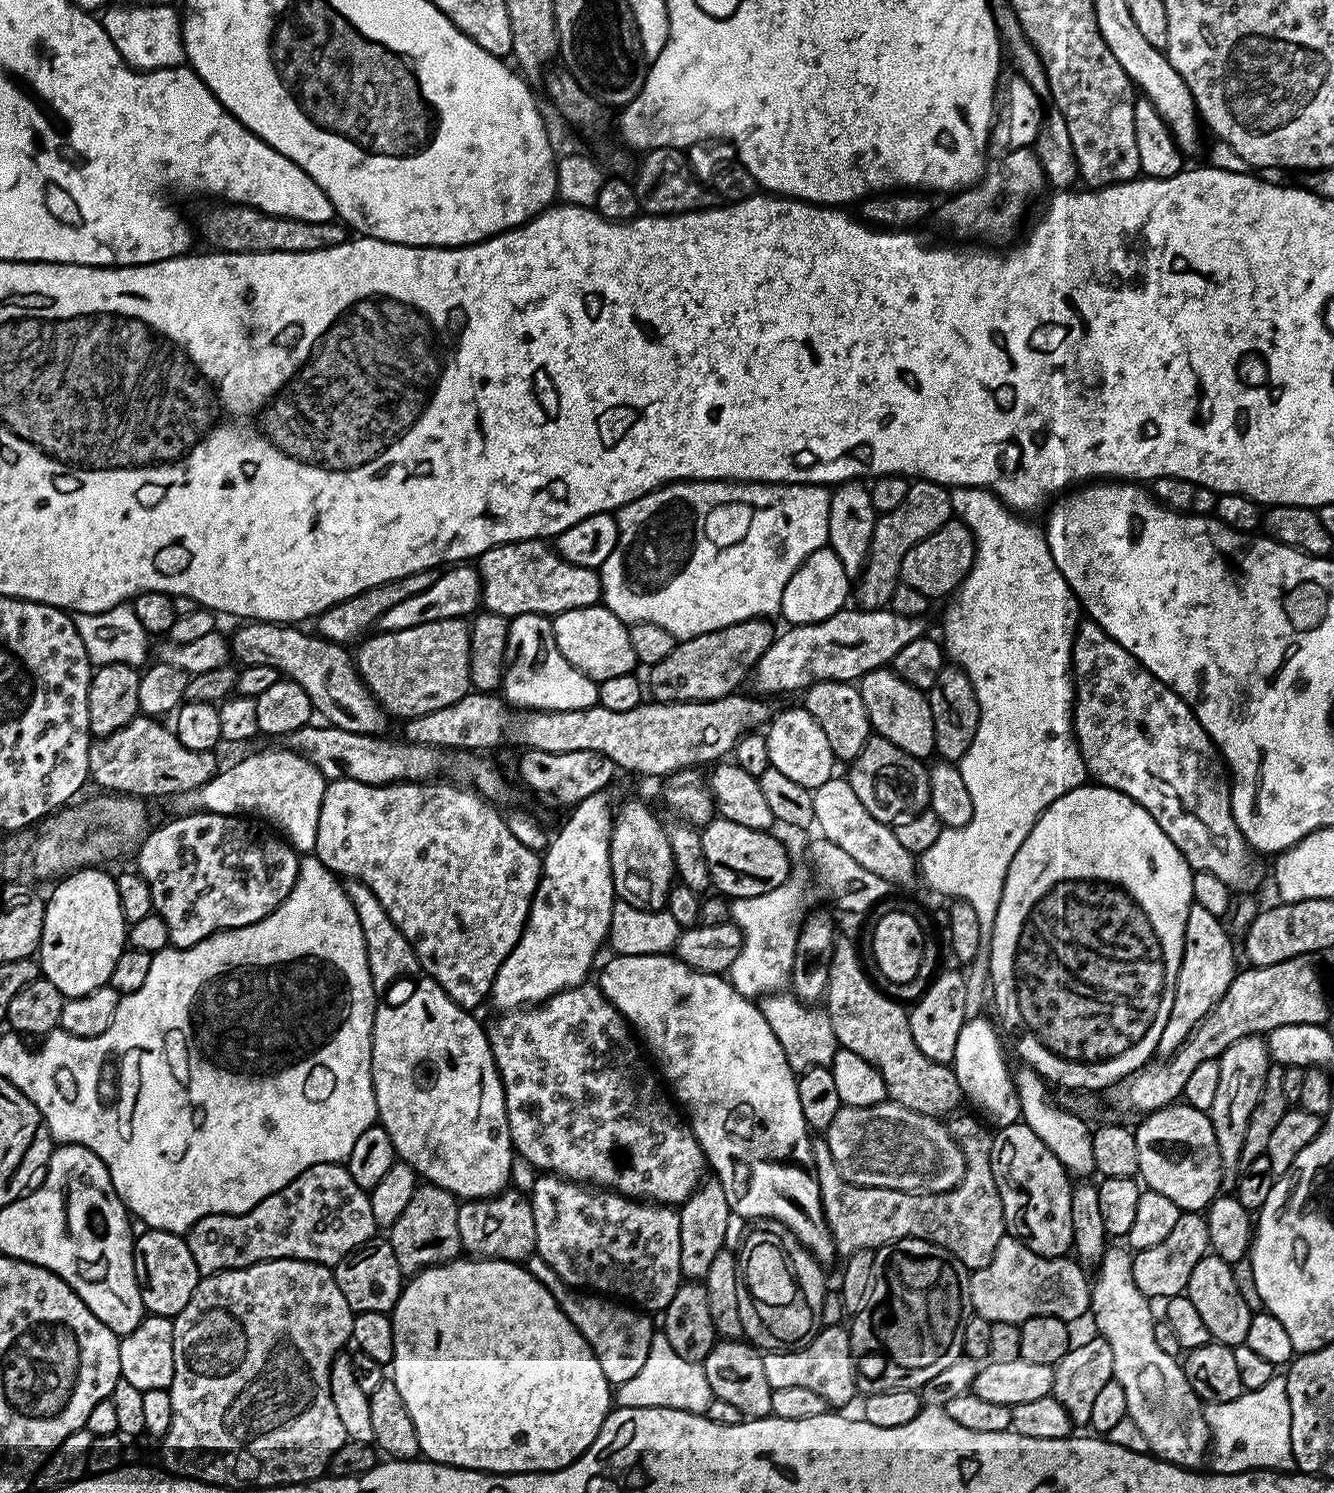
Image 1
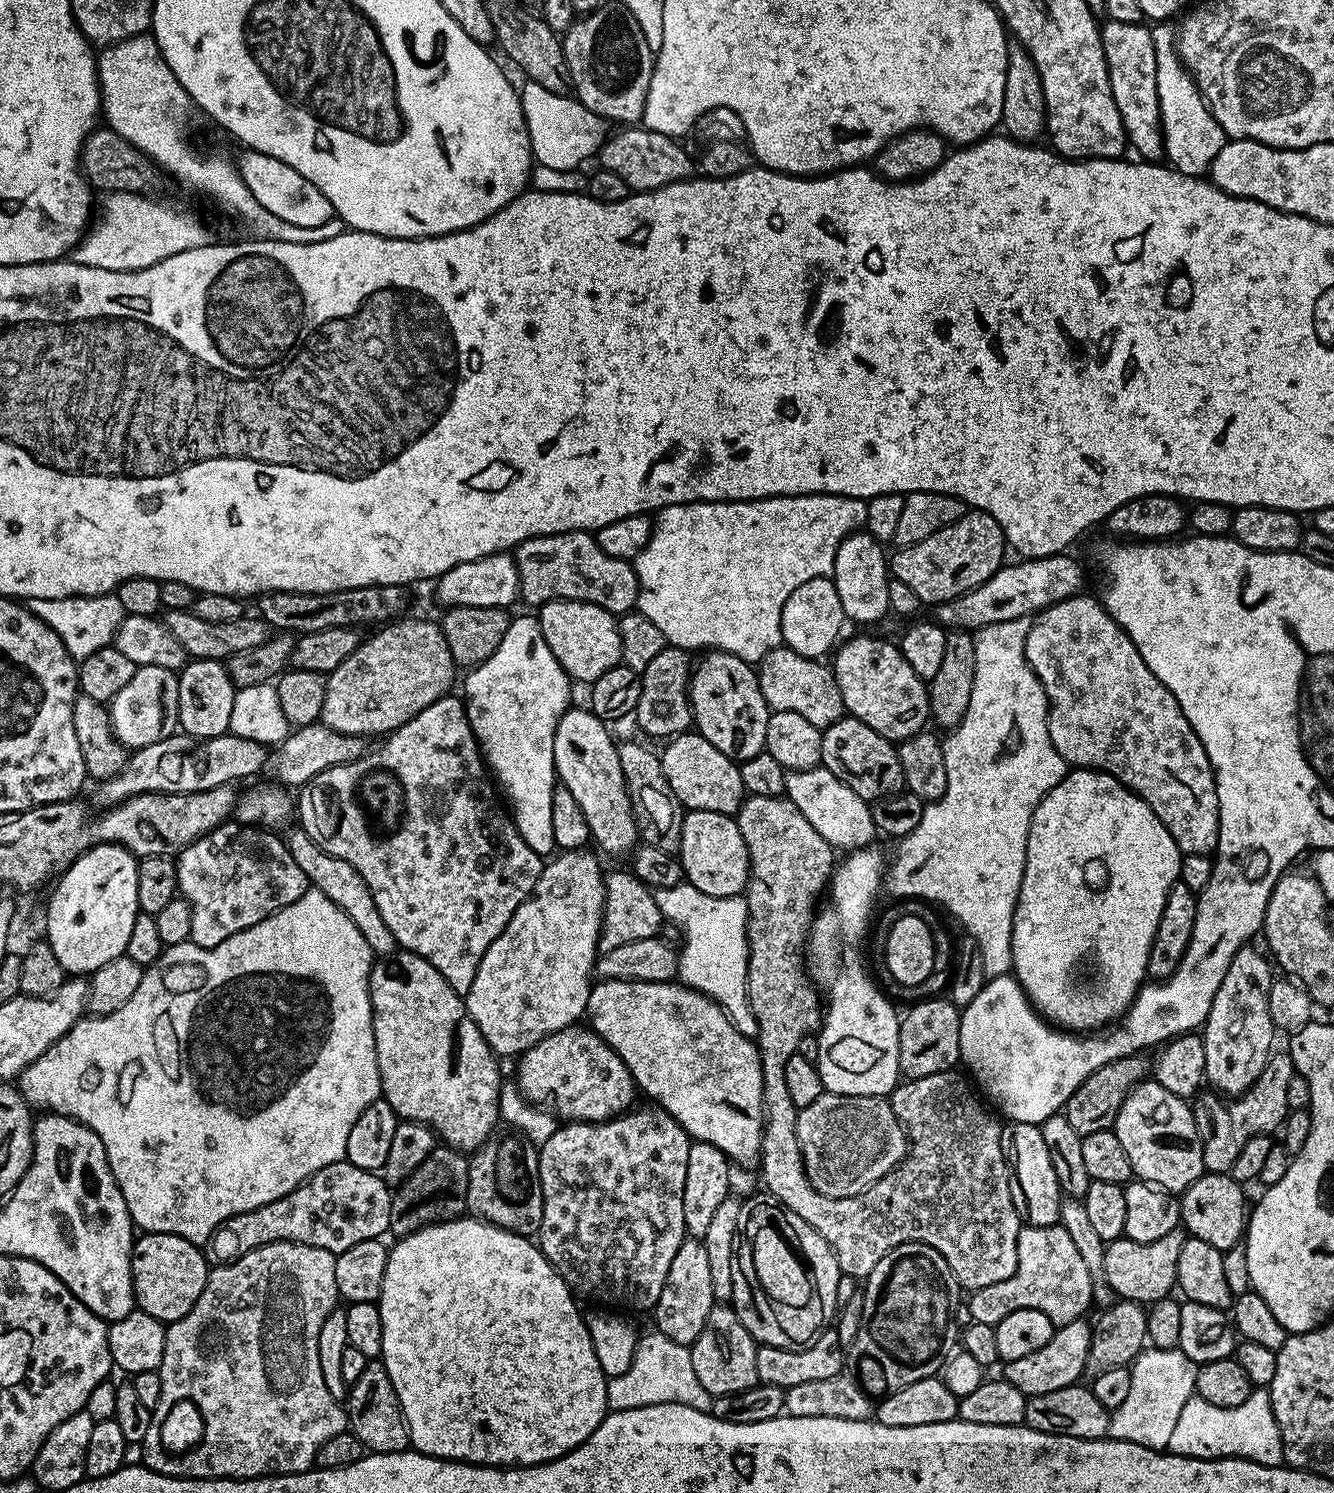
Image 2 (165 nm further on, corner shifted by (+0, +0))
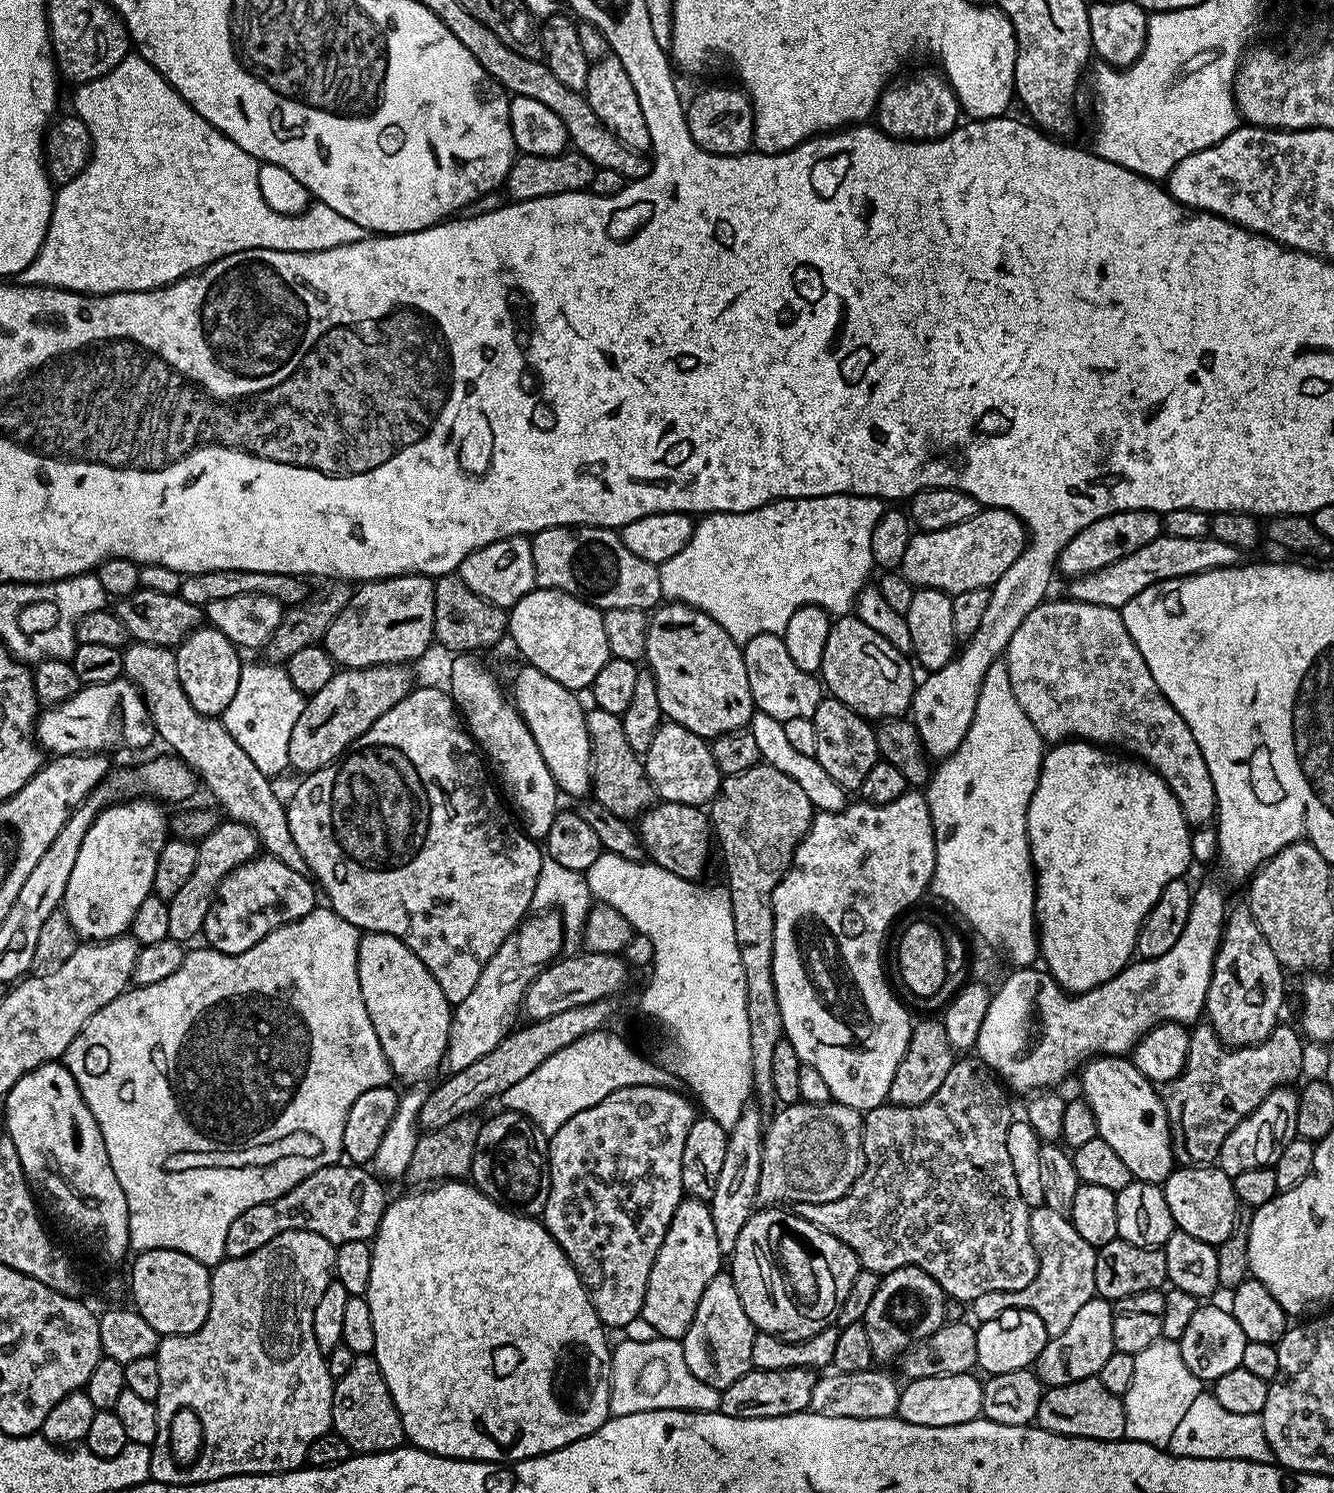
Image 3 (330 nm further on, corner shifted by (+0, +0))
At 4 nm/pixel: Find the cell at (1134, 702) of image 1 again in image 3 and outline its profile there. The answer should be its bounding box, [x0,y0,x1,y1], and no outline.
[1006,598,1216,826]

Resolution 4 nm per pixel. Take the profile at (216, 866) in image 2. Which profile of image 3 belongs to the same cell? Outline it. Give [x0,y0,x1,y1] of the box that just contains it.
[203,855,317,954]

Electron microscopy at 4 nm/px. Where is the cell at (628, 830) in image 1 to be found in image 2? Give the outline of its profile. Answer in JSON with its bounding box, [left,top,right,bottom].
[554,707,638,856]

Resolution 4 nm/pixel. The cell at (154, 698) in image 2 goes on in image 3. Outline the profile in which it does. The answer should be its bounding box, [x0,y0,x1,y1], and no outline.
[36,678,156,757]

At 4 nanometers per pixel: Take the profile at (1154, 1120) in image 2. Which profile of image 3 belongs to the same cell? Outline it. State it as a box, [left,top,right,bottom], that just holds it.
[1079,1056,1172,1185]

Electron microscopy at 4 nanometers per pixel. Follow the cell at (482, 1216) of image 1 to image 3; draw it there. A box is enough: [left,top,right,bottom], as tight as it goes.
[471,1110,552,1217]

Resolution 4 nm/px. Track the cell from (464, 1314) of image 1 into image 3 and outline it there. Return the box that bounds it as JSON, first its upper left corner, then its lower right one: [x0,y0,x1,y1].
[366,1179,612,1462]

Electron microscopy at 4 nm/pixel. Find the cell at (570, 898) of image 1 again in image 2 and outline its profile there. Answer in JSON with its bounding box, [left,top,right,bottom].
[466,854,604,1057]

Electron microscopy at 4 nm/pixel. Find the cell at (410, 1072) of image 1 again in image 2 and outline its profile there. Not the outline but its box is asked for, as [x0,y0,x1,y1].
[368,950,502,1154]

